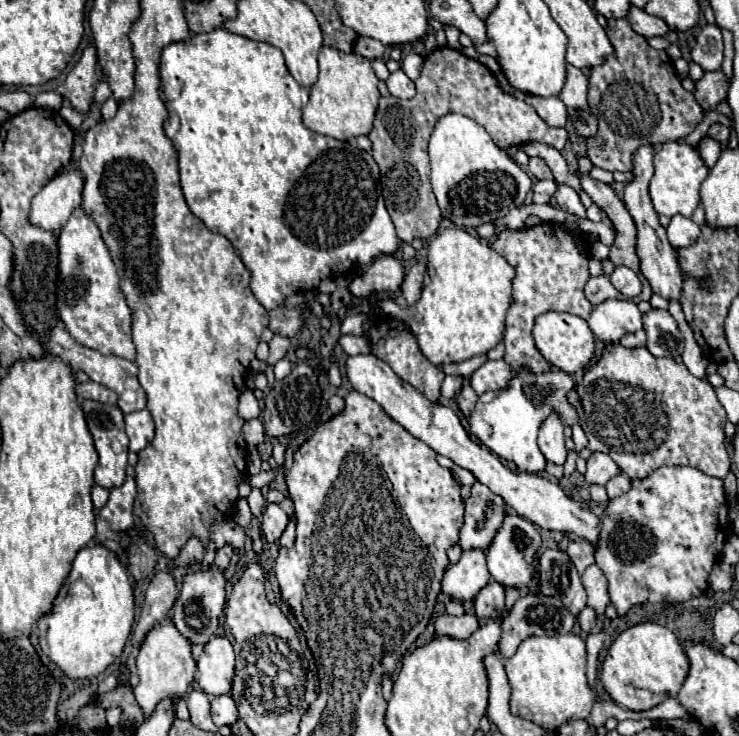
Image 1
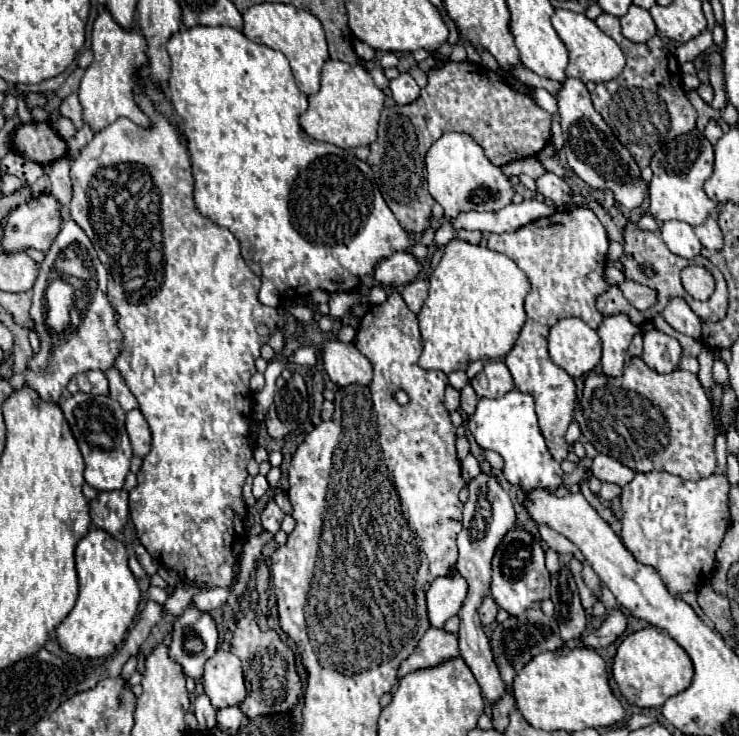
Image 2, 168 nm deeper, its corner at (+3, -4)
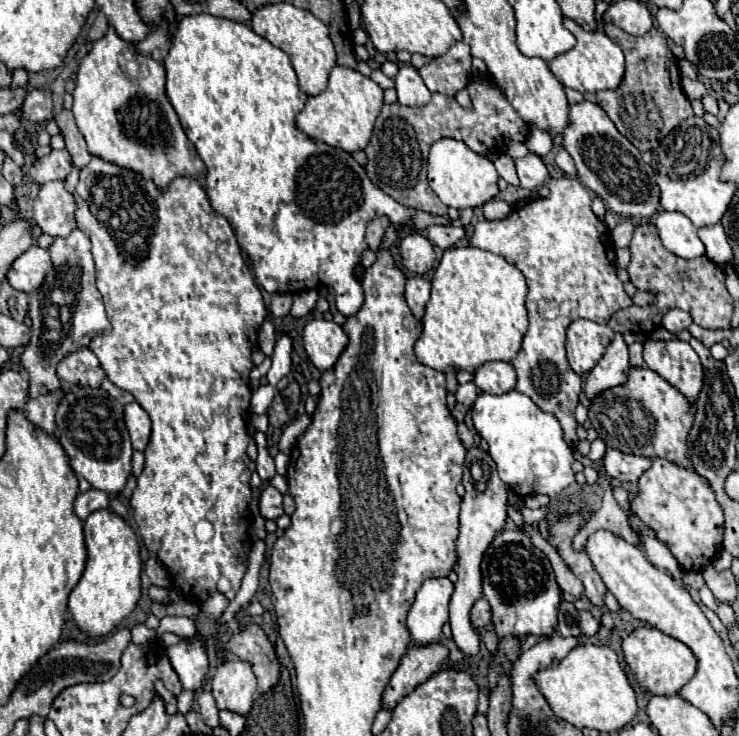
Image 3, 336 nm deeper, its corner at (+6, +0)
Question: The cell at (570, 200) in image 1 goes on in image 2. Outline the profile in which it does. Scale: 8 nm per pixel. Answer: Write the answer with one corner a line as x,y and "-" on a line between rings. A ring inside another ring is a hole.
545,173
537,179
537,191
541,191
547,199
551,199
555,205
565,205
571,199
571,187
567,185
567,181
559,179
553,173

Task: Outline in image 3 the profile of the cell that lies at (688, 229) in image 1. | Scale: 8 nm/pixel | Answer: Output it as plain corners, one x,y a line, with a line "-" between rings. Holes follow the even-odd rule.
660,211
654,225
658,227
662,245
684,259
696,259
706,253
704,243
698,237
698,229
692,225
692,221
680,213
680,211

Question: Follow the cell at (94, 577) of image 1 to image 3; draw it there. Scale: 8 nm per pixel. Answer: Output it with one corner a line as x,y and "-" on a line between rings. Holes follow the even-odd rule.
98,509
84,521
84,537
88,561
78,585
70,593
68,607
72,611
74,623
84,633
100,637
118,627
140,599
140,541
134,529
110,509

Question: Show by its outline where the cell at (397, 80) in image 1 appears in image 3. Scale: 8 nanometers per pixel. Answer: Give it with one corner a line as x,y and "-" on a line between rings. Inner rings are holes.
402,65
394,81
396,81
396,91
398,91
398,103
402,105
422,107
432,97
422,77
418,75
418,69
414,69
412,65

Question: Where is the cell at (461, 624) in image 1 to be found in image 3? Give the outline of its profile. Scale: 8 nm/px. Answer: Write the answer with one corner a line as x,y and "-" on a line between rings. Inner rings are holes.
432,643
426,647
410,647
402,657
398,669
394,671
384,697
382,707
392,711
410,691
414,691
420,683
428,681
448,659
448,649
440,643

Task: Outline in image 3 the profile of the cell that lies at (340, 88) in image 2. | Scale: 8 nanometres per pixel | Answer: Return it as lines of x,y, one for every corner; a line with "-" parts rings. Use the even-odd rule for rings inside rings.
336,65
330,73
326,91
316,97
308,97
306,107
296,117
296,129
312,139
324,141
330,147
338,147
348,153
362,151
372,137
372,129
382,105
384,91
380,89
380,85
354,69

